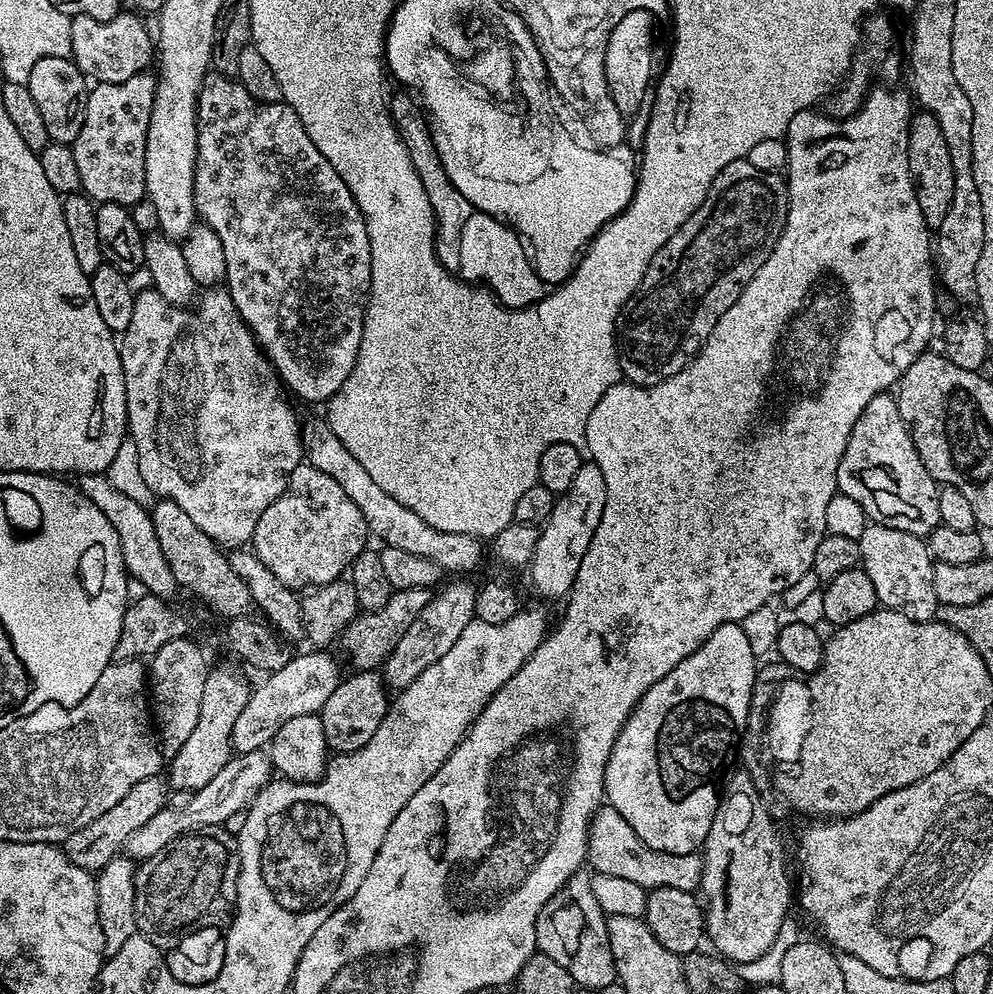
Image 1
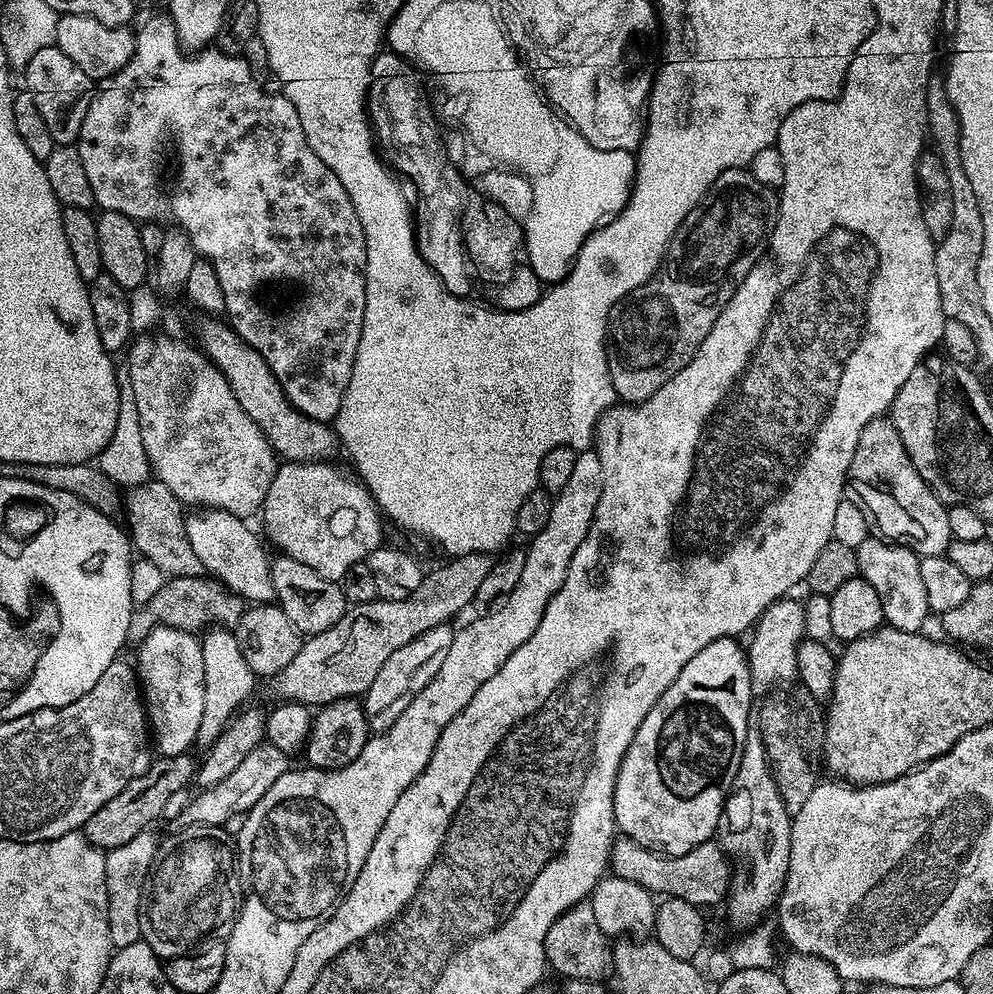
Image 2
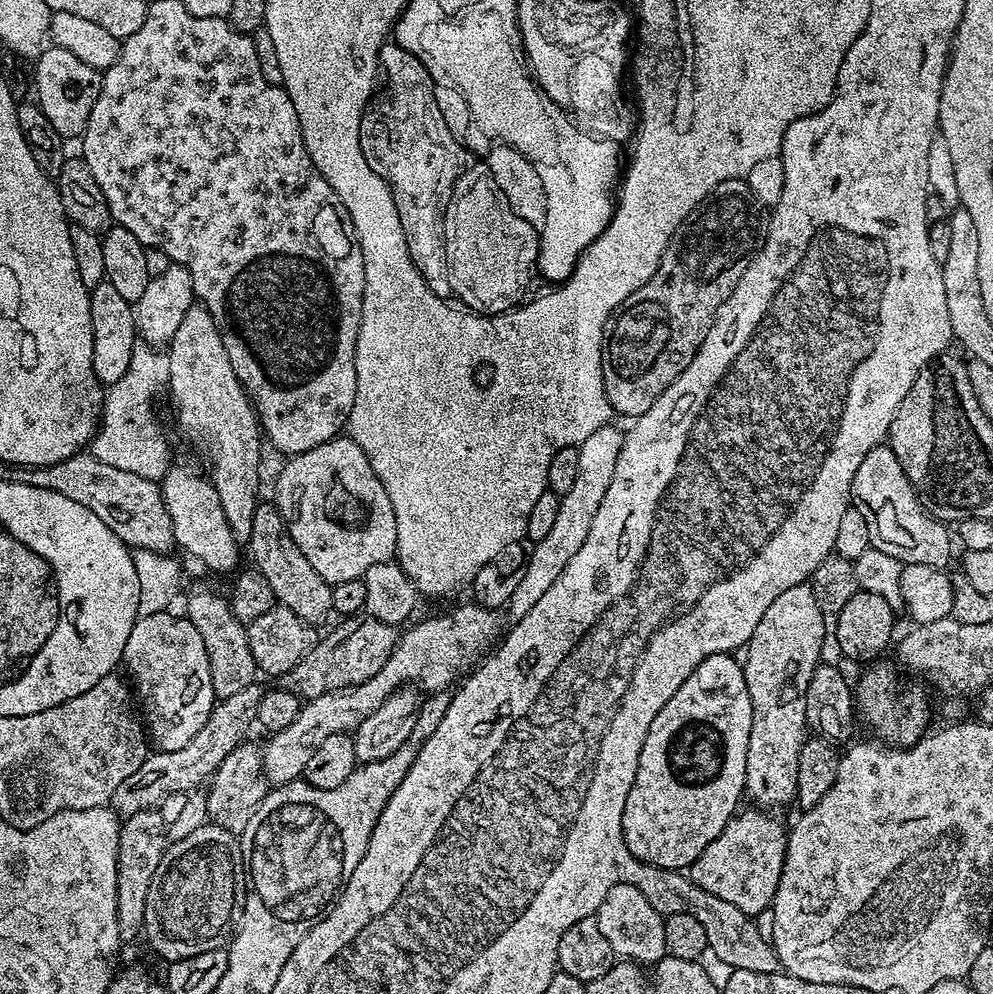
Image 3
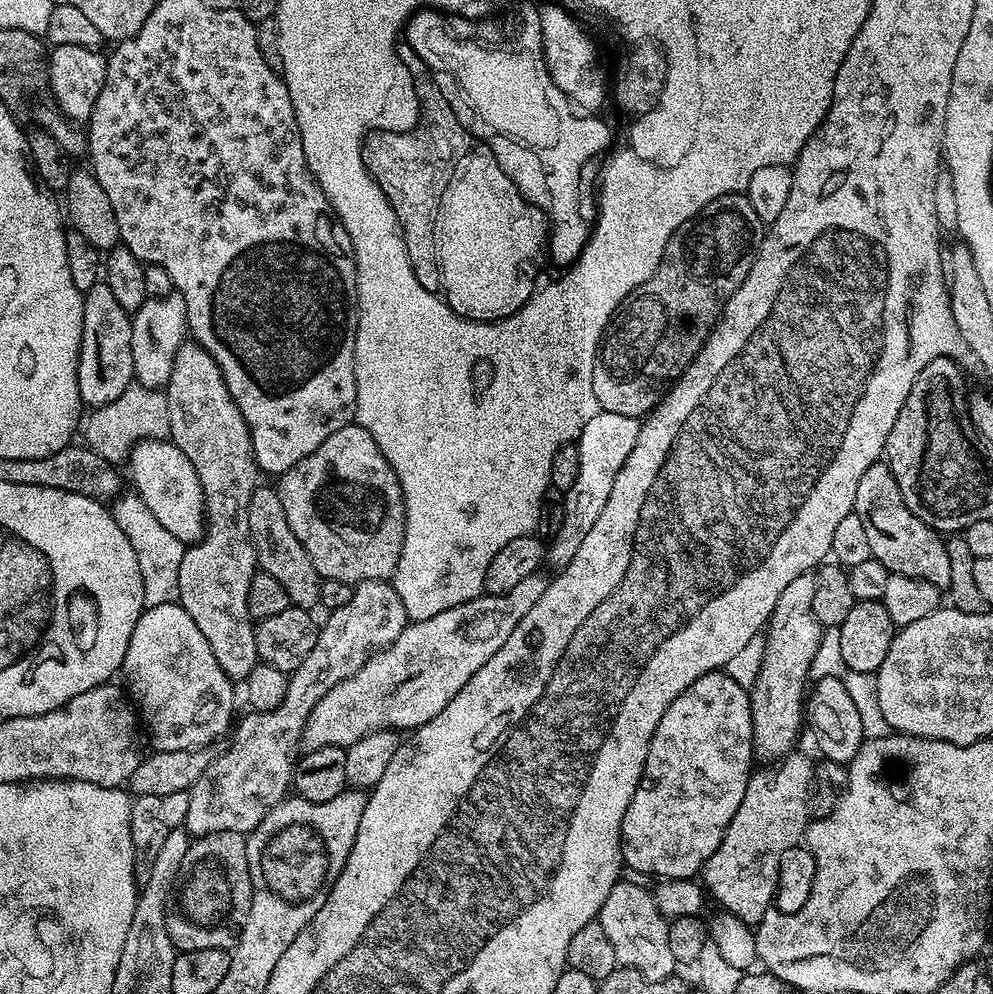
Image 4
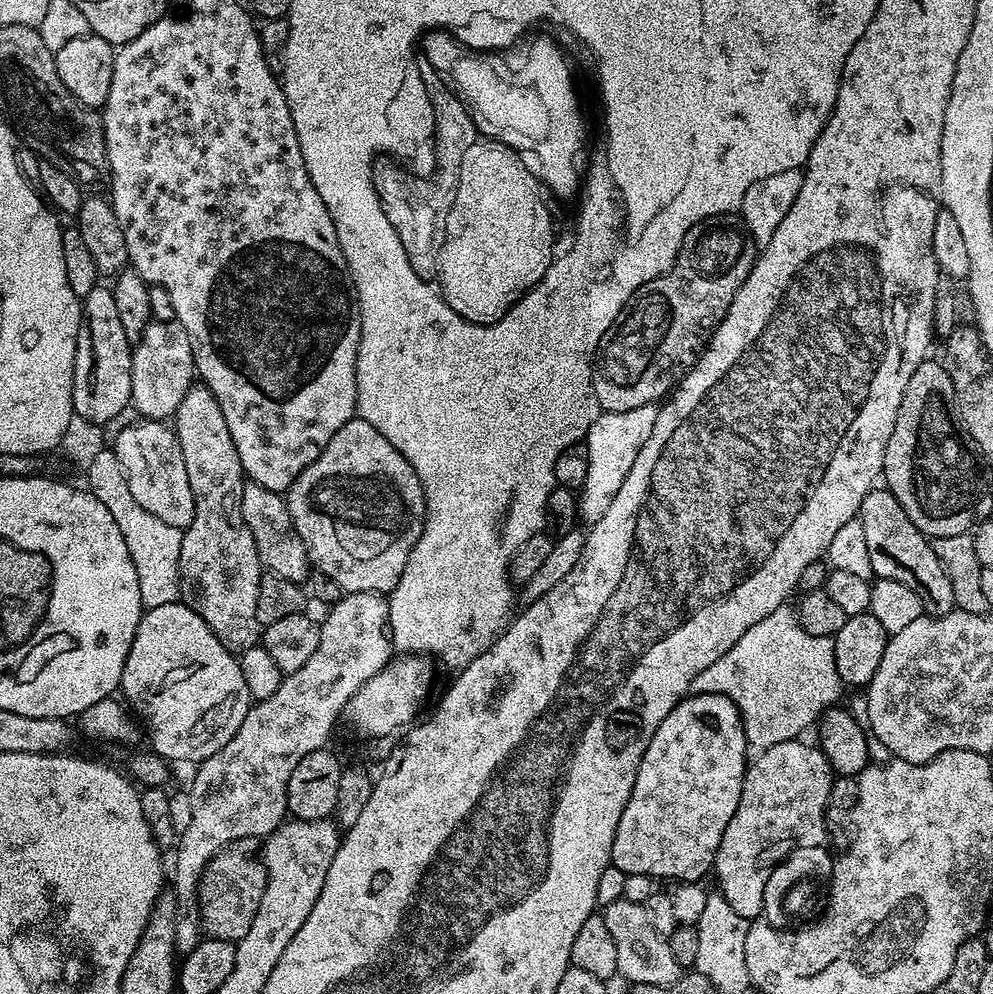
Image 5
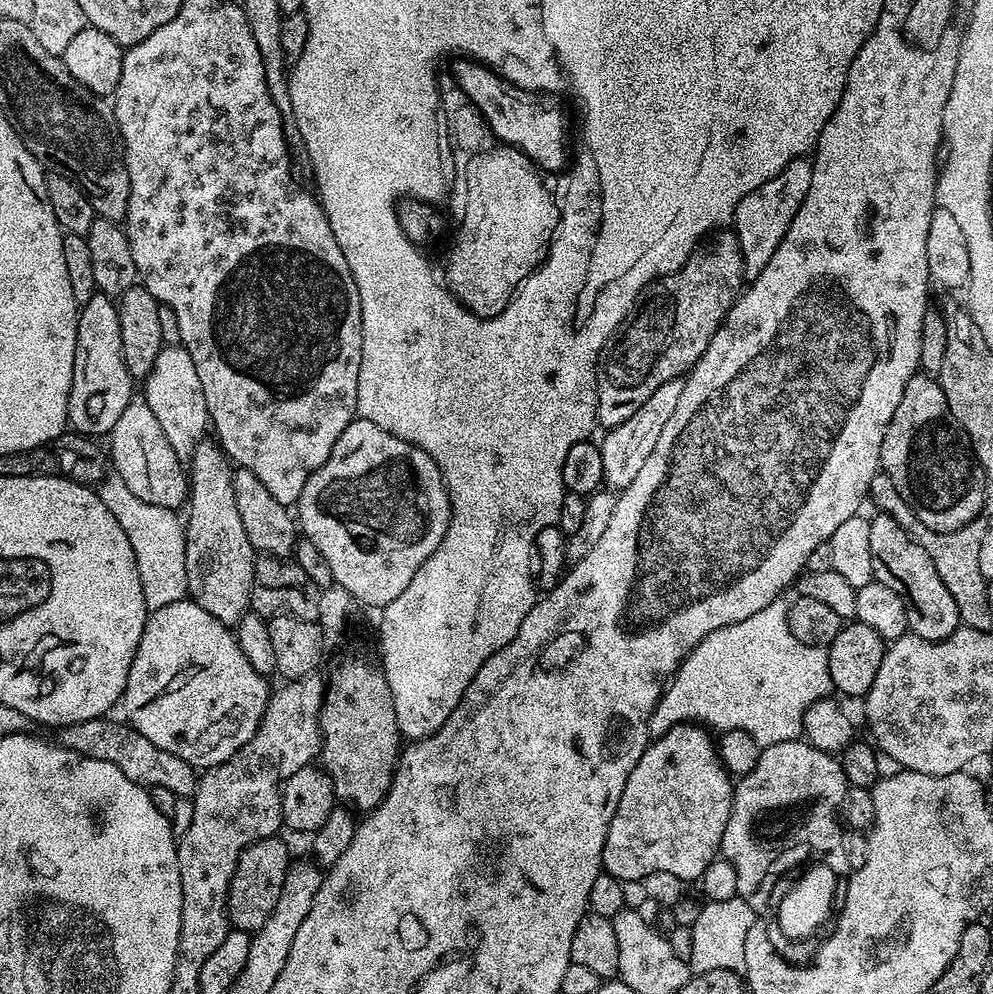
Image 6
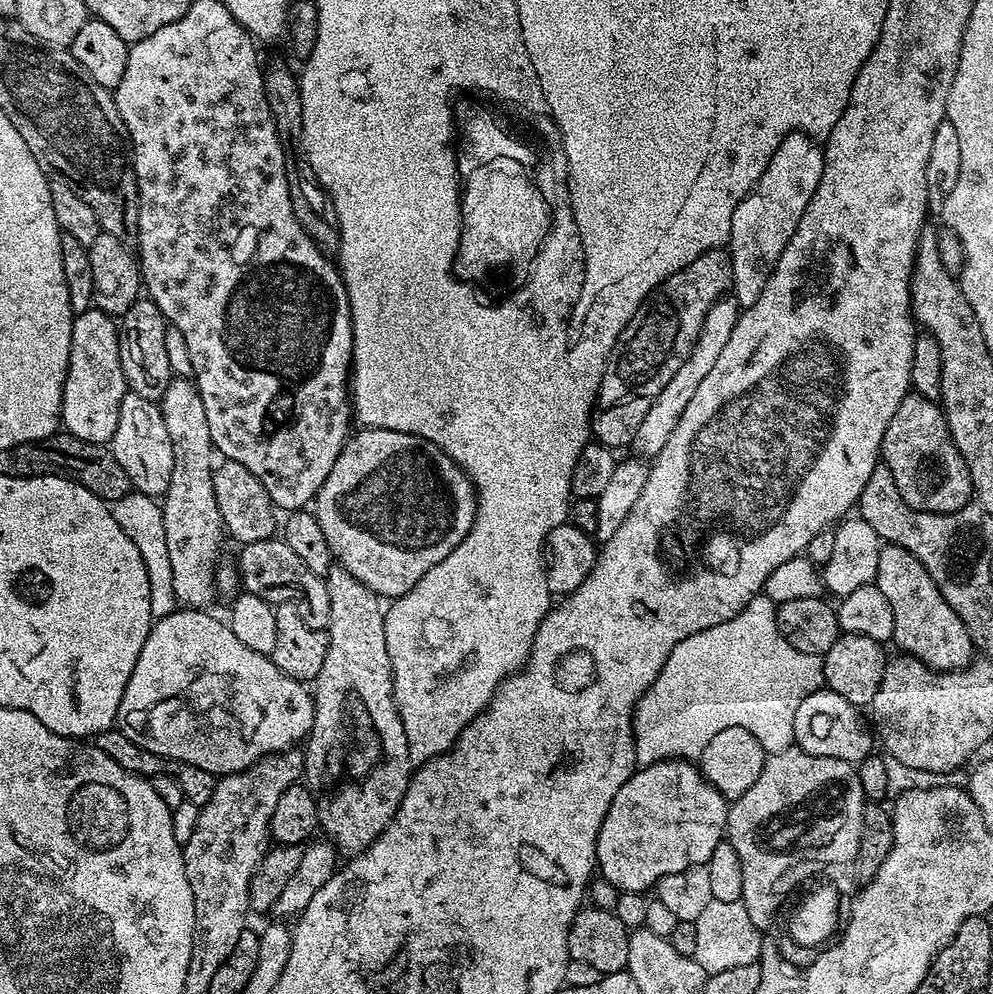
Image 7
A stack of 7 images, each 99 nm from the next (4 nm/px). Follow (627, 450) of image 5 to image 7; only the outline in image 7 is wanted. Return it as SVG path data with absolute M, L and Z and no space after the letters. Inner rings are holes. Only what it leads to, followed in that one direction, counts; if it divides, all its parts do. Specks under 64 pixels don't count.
M731 294L715 300L710 310L706 310L706 318L702 318L702 330L698 330L698 338L690 354L684 359L682 366L678 366L674 378L670 378L670 382L666 382L666 386L662 386L660 393L652 399L650 410L646 410L642 422L638 422L638 428L630 443L630 448L637 452L633 452L637 457L654 458L662 450L662 446L666 446L666 438L670 438L674 426L678 424L678 418L682 418L682 410L686 410L690 398L694 398L694 390L698 390L702 378L706 378L714 362L718 362L718 354L722 354L741 311L740 303Z

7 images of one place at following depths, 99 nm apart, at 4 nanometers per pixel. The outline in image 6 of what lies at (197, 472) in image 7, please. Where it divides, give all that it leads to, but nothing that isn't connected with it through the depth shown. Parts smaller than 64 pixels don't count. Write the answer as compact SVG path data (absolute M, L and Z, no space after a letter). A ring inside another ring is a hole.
M180 344L167 345L160 349L158 358L154 358L154 370L149 376L143 377L142 384L143 403L148 404L150 410L154 410L154 418L158 418L162 434L166 434L170 446L174 446L174 454L178 454L182 462L191 461L194 450L200 445L200 441L205 439L210 428L206 394L202 394L202 378L198 378L198 370L194 370L194 358L190 358L190 354Z

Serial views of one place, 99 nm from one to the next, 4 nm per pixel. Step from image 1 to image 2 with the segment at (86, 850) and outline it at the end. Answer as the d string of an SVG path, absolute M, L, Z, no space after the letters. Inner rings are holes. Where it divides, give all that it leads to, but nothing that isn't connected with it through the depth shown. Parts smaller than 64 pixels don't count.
M191 755L182 756L160 756L153 759L152 765L147 768L122 794L114 794L98 814L94 814L83 826L83 833L86 839L98 849L107 850L114 846L122 846L134 838L134 834L147 832L153 827L155 820L159 821L165 809L169 797L177 790L188 788L193 783L197 761L191 760Z

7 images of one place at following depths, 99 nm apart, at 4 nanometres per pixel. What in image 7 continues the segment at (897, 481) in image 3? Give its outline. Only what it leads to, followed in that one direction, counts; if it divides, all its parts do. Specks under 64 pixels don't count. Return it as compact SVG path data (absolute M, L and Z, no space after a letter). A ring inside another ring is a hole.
M884 544L878 554L878 570L874 581L878 590L886 594L890 610L894 610L894 634L892 640L901 653L920 660L938 672L951 672L966 668L974 656L970 634L962 626L962 618L950 610L946 600L934 586L934 578L926 574L926 566L897 544Z

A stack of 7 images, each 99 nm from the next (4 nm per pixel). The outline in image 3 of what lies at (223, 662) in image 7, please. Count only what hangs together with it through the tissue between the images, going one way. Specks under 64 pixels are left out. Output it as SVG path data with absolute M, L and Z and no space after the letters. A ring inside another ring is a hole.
M166 611L139 617L130 630L130 638L126 638L122 661L123 667L128 667L128 672L132 675L131 683L138 697L138 708L150 733L151 743L162 752L182 750L182 746L186 746L186 742L190 742L190 738L194 738L194 734L198 734L202 726L206 726L212 707L218 699L214 682L210 678L210 658L206 658L206 645L202 642L202 634L198 634L198 630L194 630L194 626L186 618L180 617L179 620L172 615L171 611Z

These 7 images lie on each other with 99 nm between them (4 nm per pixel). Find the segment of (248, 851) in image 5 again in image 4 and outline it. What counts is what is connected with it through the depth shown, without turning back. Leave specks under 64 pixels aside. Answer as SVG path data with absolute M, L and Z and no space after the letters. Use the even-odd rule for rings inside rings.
M215 832L197 836L189 843L182 862L174 899L168 905L166 930L180 952L231 949L242 934L252 905L252 879L246 862L243 832Z

